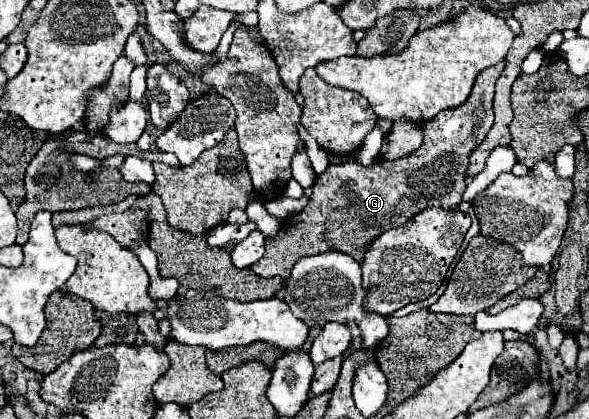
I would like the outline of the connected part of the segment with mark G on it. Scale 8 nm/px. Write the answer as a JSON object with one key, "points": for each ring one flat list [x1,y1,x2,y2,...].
{"points":[[504,61,484,69,470,93,470,97,454,109,444,109,436,117,424,123,424,143,420,145,418,151,400,157,398,161,378,161,372,167,364,167,358,161,344,161,330,165,322,175,318,175,316,183,312,185,312,197,306,205,306,209,298,215,286,217,286,221,280,225,280,231,276,237,266,239,266,251,264,257,252,265,252,271,260,277,290,277,292,265,306,257,306,255,316,255,324,251,342,251,352,255,358,263,364,261,364,251,370,241,374,241,380,233,394,229,398,225,404,225,408,219,412,219,418,211,424,211,428,207,442,207,442,209,456,209,458,203,462,201,462,193,466,189,466,165,468,157,474,151,474,147,486,137,486,133,492,127,494,121,494,111,492,111,492,99,494,99,494,83,504,71]]}

